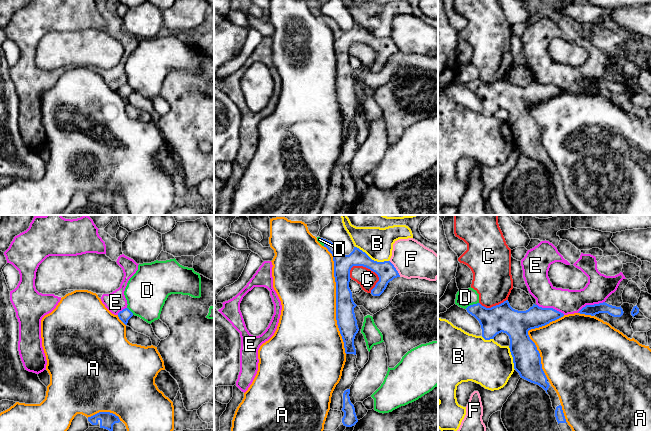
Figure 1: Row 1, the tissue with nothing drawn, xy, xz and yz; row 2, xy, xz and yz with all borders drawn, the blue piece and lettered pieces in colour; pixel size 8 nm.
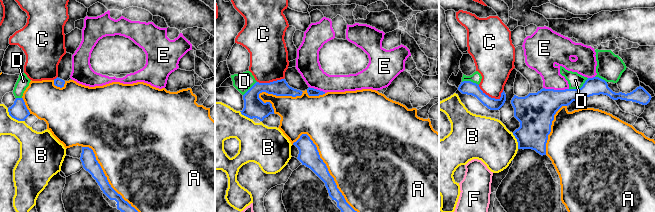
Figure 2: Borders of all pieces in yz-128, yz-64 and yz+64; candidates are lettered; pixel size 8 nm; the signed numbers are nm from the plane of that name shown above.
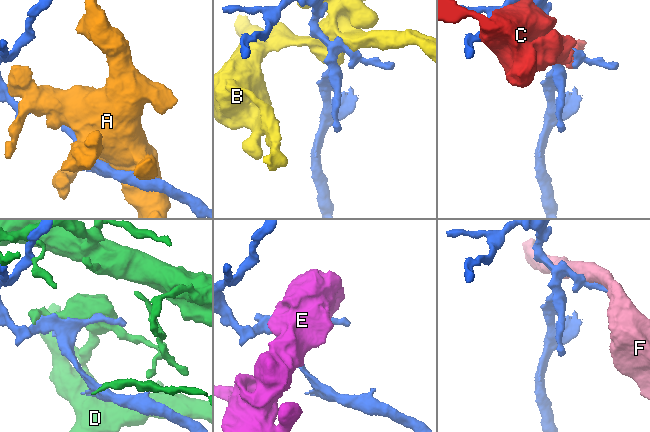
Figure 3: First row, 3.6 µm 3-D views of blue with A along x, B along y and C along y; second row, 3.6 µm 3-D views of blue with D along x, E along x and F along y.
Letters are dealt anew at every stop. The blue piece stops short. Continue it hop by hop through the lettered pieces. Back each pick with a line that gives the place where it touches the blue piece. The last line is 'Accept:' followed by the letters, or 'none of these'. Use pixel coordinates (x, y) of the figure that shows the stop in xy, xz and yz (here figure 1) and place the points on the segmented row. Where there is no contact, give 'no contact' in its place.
Accept: none of these

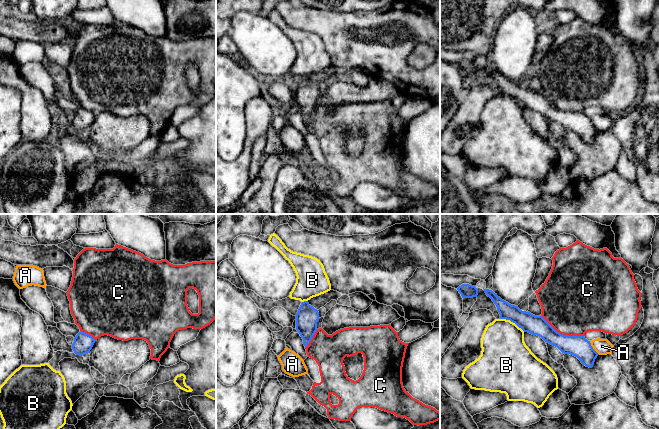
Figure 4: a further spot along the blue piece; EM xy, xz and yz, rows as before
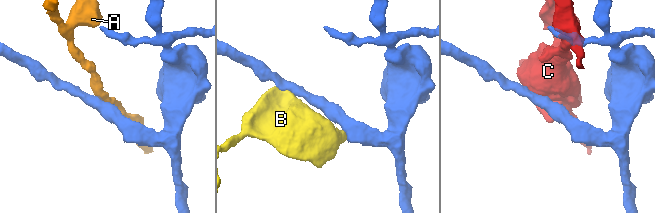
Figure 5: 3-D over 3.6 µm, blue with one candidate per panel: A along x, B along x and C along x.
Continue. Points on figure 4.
Accept: none of these

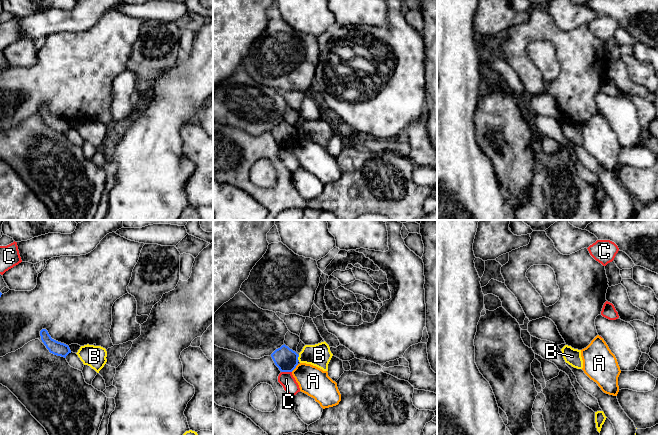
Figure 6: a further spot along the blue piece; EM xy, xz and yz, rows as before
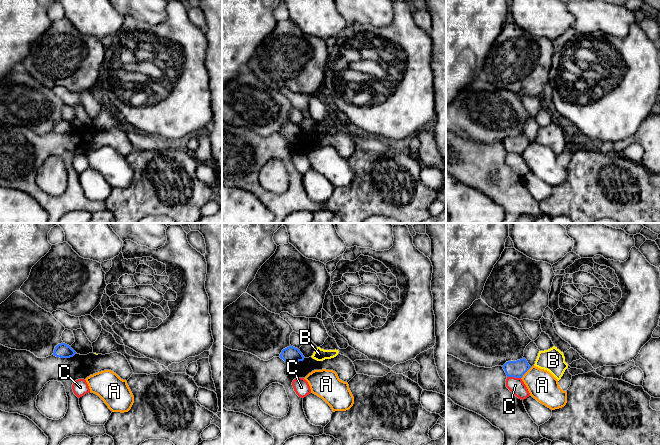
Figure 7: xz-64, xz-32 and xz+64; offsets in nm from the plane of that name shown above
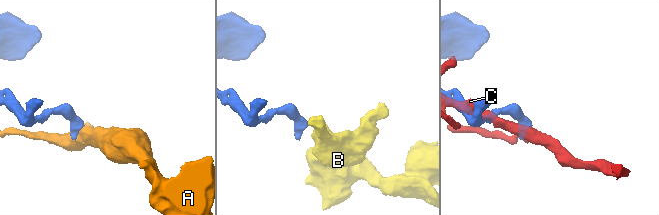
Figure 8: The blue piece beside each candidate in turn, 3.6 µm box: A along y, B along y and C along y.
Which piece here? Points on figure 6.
Accept: none of these

